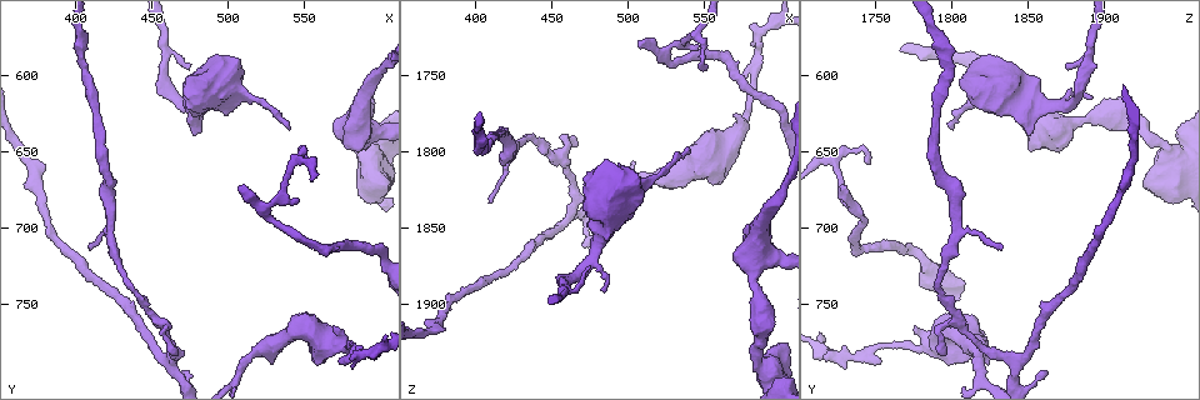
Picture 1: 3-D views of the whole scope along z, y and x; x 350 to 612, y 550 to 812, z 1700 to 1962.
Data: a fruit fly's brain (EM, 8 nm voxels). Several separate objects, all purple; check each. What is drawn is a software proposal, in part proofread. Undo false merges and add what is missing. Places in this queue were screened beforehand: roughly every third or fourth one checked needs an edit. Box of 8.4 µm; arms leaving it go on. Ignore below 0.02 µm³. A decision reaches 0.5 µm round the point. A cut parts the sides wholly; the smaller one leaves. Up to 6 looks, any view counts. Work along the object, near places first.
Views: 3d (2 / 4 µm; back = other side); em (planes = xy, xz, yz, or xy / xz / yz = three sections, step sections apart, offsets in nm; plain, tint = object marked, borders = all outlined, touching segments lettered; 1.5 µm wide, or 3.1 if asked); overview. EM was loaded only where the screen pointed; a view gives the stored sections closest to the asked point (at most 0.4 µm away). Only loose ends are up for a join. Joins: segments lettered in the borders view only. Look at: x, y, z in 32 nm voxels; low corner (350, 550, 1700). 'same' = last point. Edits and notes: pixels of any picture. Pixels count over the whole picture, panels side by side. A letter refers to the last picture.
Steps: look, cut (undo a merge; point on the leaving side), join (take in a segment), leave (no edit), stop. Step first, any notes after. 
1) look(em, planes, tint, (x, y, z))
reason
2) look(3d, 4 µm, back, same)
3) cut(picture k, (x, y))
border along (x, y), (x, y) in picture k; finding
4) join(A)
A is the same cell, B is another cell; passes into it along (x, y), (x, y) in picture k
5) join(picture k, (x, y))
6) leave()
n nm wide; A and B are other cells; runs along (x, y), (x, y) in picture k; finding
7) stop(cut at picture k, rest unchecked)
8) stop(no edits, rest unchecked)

look(em, xz, step 8, borders, (542, 634, 1800))
tapers out

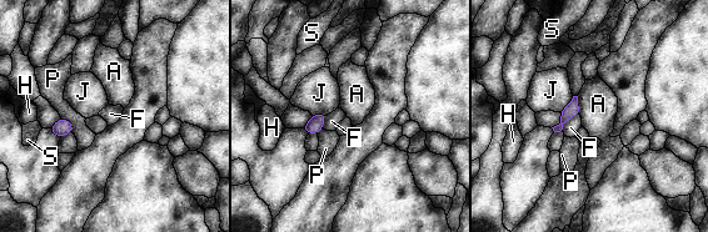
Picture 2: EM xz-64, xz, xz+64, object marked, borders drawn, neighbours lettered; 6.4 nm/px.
leave()
A, F, H, J, P and S are other cells; border along (577, 96), (579, 114) in picture 2; none of them fits

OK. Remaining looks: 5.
look(em, xy, step 8, borders, (588, 650, 1944))
abrupt turn

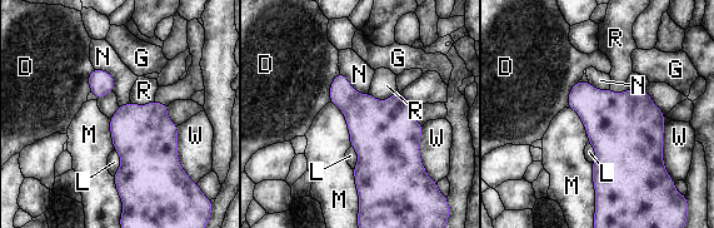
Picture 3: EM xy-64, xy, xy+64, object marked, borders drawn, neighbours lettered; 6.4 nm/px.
leave()
D, G, L, M, N, R and W are other cells; border along (330, 102), (344, 117), (351, 145) in picture 3; continuous, no second neuron

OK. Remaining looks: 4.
look(em, planes, borders, (464, 786, 1838))
three arms meet

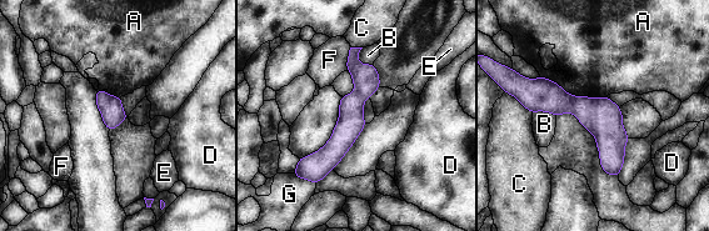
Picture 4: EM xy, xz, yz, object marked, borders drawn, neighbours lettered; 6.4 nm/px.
cut(picture 4, (542, 94))
150 nm wide; A, B, C, D, E, F and G are other cells; border along (577, 96), (573, 113) in picture 4; a second neuron is stuck on

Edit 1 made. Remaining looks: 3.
stop(cut at picture 4, rest unchecked)

